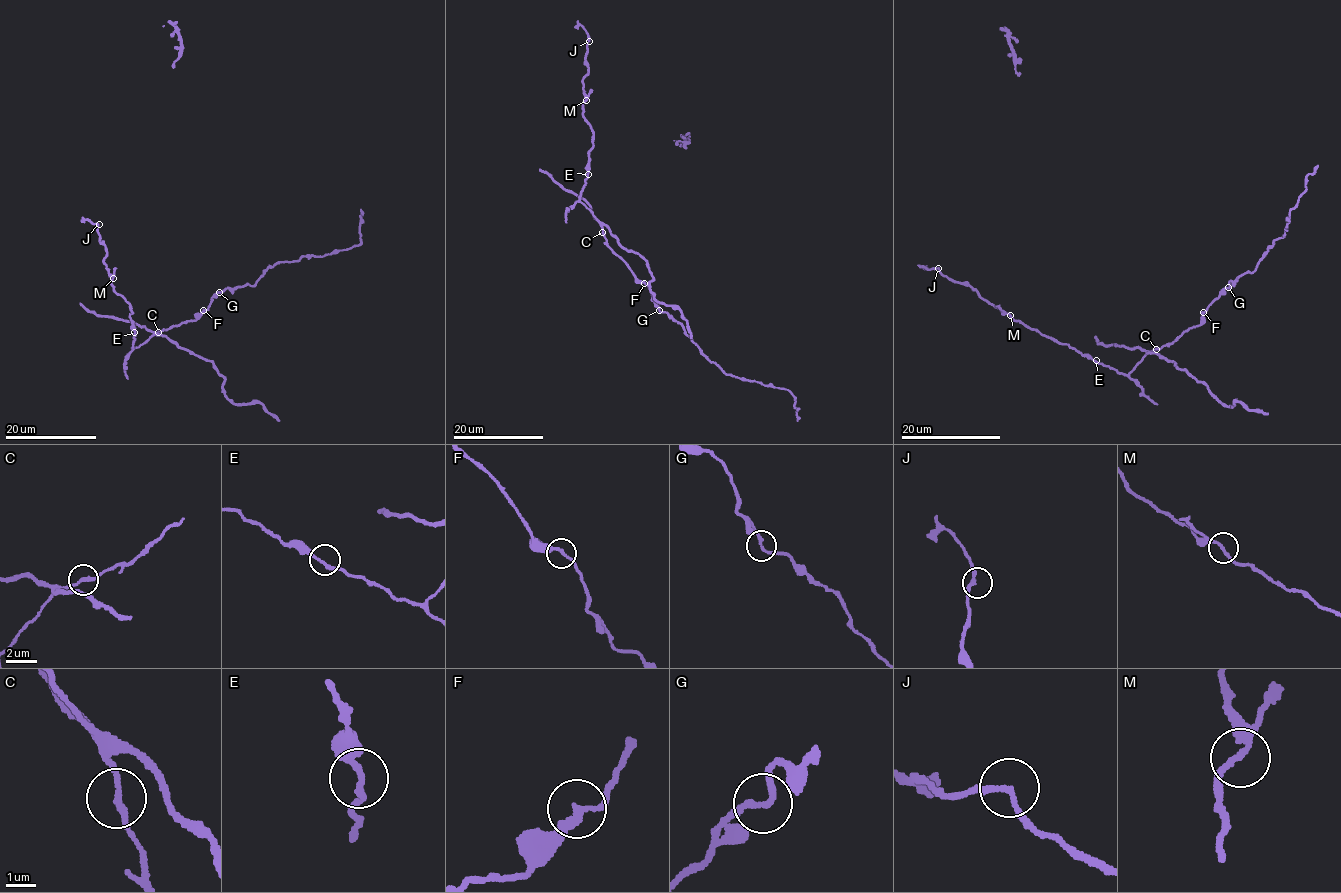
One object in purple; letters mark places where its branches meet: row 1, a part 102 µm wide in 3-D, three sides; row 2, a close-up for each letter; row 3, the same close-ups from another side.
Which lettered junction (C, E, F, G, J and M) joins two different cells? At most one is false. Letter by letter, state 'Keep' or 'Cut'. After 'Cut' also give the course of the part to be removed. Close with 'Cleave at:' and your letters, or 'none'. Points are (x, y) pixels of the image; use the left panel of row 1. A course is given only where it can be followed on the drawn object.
C: Keep
E: Keep
F: Keep
G: Keep
J: Keep
M: Keep
Cleave at: none

